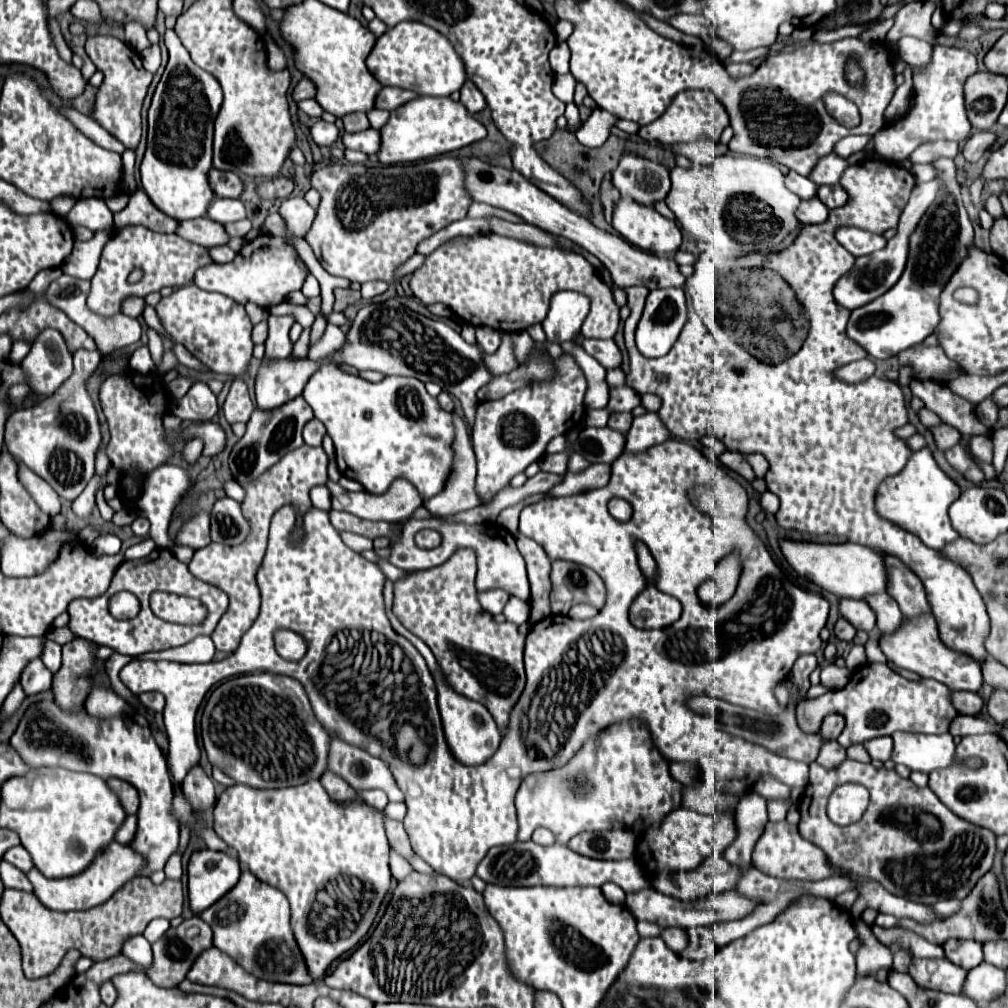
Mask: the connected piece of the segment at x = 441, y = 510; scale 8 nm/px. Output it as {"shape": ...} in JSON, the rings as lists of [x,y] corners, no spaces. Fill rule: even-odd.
{"shape":[[[455,410],[451,414],[455,426],[455,468],[451,471],[445,490],[423,504],[437,516],[451,516],[479,506],[479,496],[475,492],[475,452],[463,420]]]}

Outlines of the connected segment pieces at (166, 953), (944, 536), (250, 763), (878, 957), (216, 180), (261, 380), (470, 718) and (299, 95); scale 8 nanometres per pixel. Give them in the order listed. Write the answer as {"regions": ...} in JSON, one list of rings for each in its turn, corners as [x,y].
{"regions":[[[[199,916],[183,920],[177,928],[169,928],[153,944],[153,966],[147,970],[147,976],[153,980],[153,984],[161,988],[175,988],[185,980],[185,974],[189,972],[189,966],[193,966],[197,956],[211,946],[213,946],[213,930]]],[[[923,448],[913,454],[909,464],[899,474],[881,482],[877,490],[875,506],[883,518],[889,518],[891,522],[919,536],[925,546],[933,550],[941,550],[959,538],[957,530],[951,526],[947,516],[951,502],[959,494],[961,494],[961,488],[939,468],[939,464],[933,458],[933,452],[929,448]]],[[[269,672],[235,676],[217,686],[203,708],[201,738],[211,764],[219,766],[235,782],[249,784],[251,788],[261,788],[261,790],[289,788],[321,778],[321,774],[327,770],[329,742],[331,742],[331,736],[315,718],[301,682],[297,682],[291,676],[279,676]]],[[[857,920],[855,926],[863,940],[863,946],[857,952],[857,976],[873,976],[879,970],[891,970],[893,954],[889,948],[875,940],[871,928],[863,920]]],[[[213,168],[209,172],[209,184],[213,186],[213,192],[221,198],[239,198],[243,194],[243,182],[233,172],[223,172]]],[[[285,358],[273,362],[263,360],[263,366],[255,382],[257,406],[261,410],[275,410],[281,408],[285,402],[297,398],[305,388],[305,382],[317,368],[319,364],[309,358],[305,360]]],[[[389,580],[385,582],[383,596],[385,596],[387,616],[389,616],[389,620],[391,620],[391,626],[393,626],[401,636],[405,636],[405,638],[421,652],[421,656],[425,658],[425,662],[427,662],[427,666],[429,666],[429,670],[431,670],[431,674],[433,674],[433,678],[435,678],[435,682],[437,682],[437,692],[439,692],[439,696],[437,696],[437,700],[439,700],[439,712],[441,712],[443,732],[445,732],[447,744],[449,744],[449,748],[451,748],[451,754],[455,756],[455,760],[459,760],[459,762],[465,764],[465,766],[483,764],[485,760],[489,760],[489,758],[497,752],[499,742],[501,742],[501,734],[499,734],[499,730],[497,730],[497,724],[495,724],[493,716],[489,714],[489,710],[487,710],[481,702],[473,702],[473,700],[469,700],[469,698],[457,694],[455,690],[451,690],[451,688],[443,682],[443,676],[437,672],[439,666],[437,666],[437,662],[435,662],[435,658],[433,658],[429,646],[427,646],[421,638],[417,638],[415,634],[411,634],[411,632],[397,620],[397,616],[393,614],[393,610],[391,610],[391,606],[393,606],[393,582],[389,582]]],[[[303,78],[303,80],[295,86],[295,90],[293,90],[293,100],[295,100],[295,102],[305,100],[305,98],[315,98],[315,84],[313,84],[313,80],[309,80],[309,78]]]]}

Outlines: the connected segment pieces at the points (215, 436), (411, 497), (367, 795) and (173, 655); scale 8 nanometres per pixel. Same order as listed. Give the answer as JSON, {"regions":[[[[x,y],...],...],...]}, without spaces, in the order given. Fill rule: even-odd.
{"regions":[[[[205,422],[205,424],[191,426],[191,428],[183,430],[181,436],[187,436],[187,438],[203,438],[203,442],[205,442],[203,454],[209,456],[209,458],[221,454],[225,450],[225,444],[227,444],[225,430],[219,424],[215,424],[215,422]]],[[[403,478],[395,480],[383,496],[369,492],[349,492],[333,480],[327,480],[325,486],[331,492],[333,510],[349,512],[363,520],[401,522],[411,518],[411,514],[421,506],[421,498],[417,496],[415,488]]],[[[359,790],[357,792],[369,806],[385,808],[387,806],[387,794],[383,790]]],[[[197,636],[189,644],[183,644],[179,648],[149,652],[149,654],[143,654],[139,658],[143,658],[143,660],[173,660],[173,662],[193,664],[193,662],[211,662],[215,653],[216,648],[209,636]]]]}

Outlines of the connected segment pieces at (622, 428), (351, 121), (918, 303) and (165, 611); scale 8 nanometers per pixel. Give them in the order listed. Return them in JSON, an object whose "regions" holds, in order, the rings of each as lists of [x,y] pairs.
{"regions":[[[[617,412],[617,414],[609,416],[609,426],[619,430],[619,432],[623,432],[623,434],[631,428],[631,422],[633,422],[633,414],[631,412]]],[[[347,114],[343,116],[343,122],[345,122],[345,132],[361,132],[361,130],[367,130],[369,128],[369,120],[365,114]]],[[[939,158],[933,162],[937,166],[937,176],[945,180],[945,188],[939,190],[935,202],[929,206],[913,234],[909,236],[909,258],[905,274],[899,278],[893,290],[887,290],[881,298],[869,302],[851,312],[847,324],[847,336],[859,342],[869,356],[889,358],[905,348],[923,342],[939,326],[939,296],[947,286],[949,278],[955,274],[957,266],[969,256],[969,246],[975,240],[973,224],[961,200],[961,190],[955,176],[953,158]]],[[[159,590],[151,594],[151,610],[159,618],[175,624],[195,624],[205,618],[205,606],[199,600]]]]}

